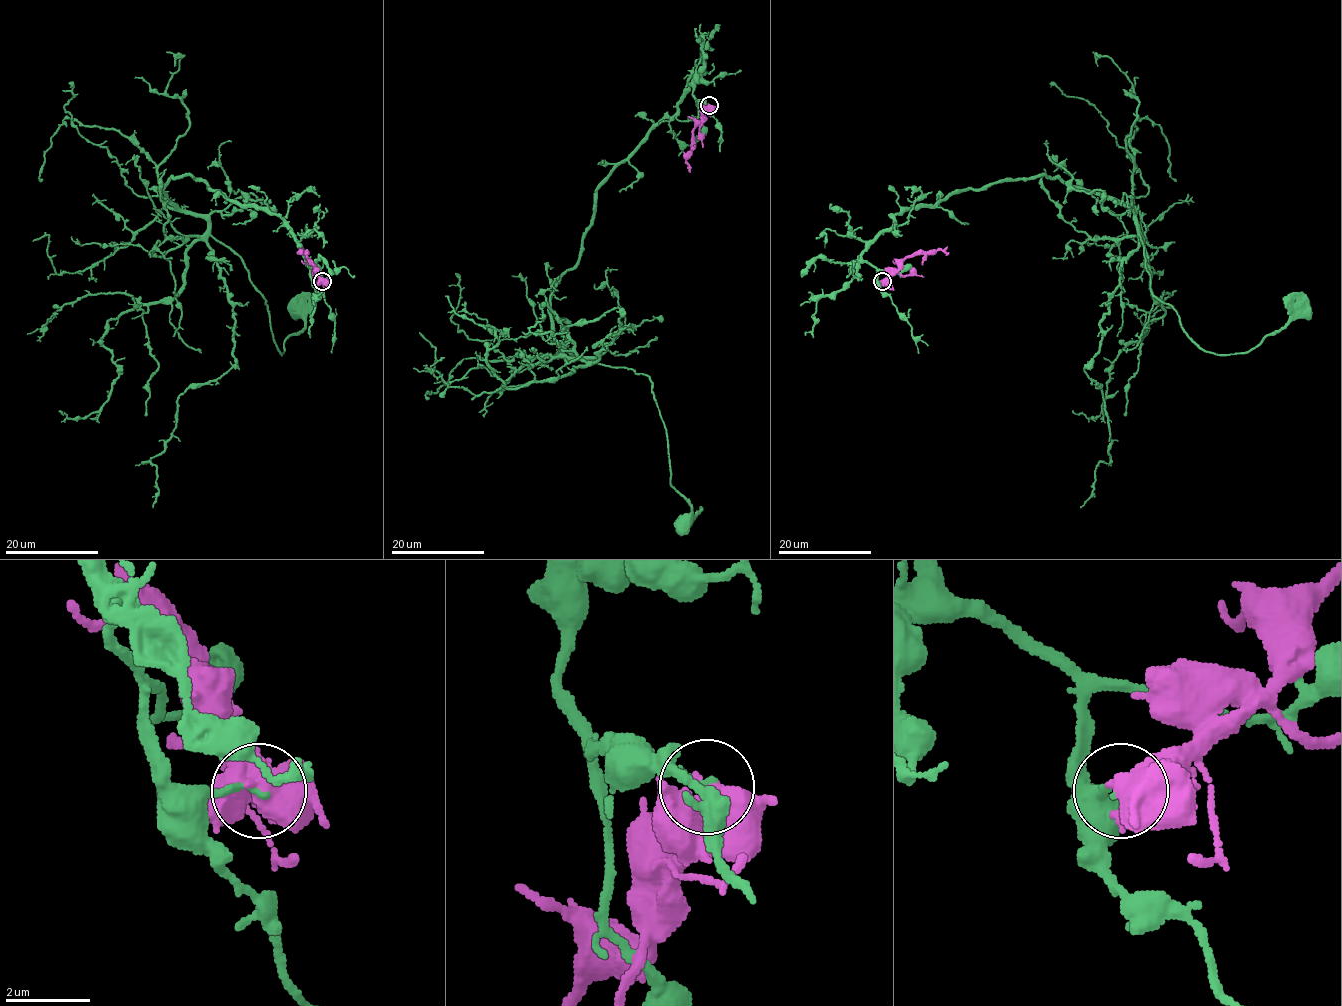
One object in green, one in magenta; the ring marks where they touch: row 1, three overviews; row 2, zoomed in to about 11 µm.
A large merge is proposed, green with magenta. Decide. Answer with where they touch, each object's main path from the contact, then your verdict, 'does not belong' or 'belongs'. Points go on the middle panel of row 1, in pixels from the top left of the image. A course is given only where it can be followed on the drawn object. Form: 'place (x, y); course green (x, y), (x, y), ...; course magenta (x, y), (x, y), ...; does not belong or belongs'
place (709, 105); course green (708, 105), (691, 85), (597, 191), (549, 303), (565, 354), (651, 382), (684, 524); course magenta (708, 105), (708, 112), (693, 130), (691, 155), (686, 160), (690, 172); does not belong

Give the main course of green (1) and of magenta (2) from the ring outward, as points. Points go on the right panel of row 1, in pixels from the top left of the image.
1: (881, 282), (861, 254), (893, 217), (1042, 174), (1134, 213), (1150, 291), (1203, 349), (1248, 353), (1301, 308)
2: (881, 282), (907, 257), (936, 250), (949, 254)

